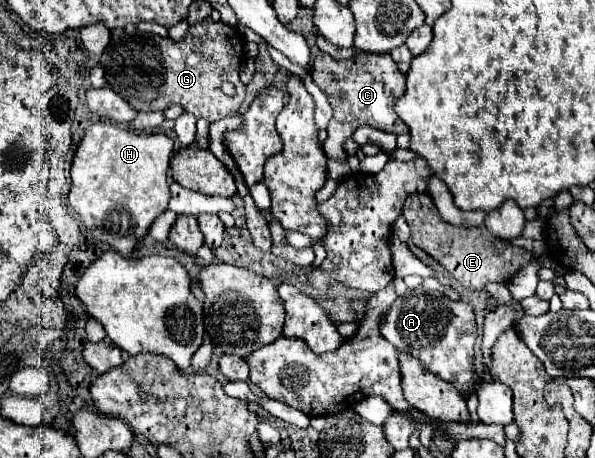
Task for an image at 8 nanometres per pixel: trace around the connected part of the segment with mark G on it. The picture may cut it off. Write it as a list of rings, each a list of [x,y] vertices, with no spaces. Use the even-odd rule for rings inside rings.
[[[203,20],[193,26],[193,36],[181,41],[161,38],[157,34],[137,32],[133,26],[113,30],[111,42],[101,56],[101,68],[111,90],[123,96],[137,112],[165,110],[179,104],[195,118],[205,118],[209,124],[235,114],[245,99],[246,86],[239,77],[244,60],[244,39],[225,22]],[[191,41],[191,44],[188,42]],[[233,42],[237,46],[233,46]],[[229,80],[235,86],[235,96],[221,92],[221,84]]]

